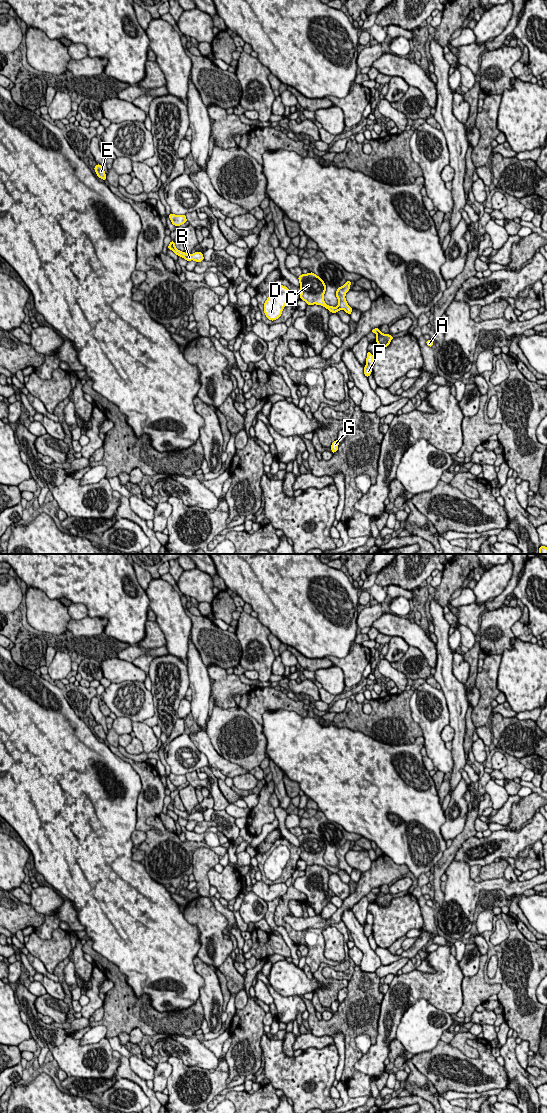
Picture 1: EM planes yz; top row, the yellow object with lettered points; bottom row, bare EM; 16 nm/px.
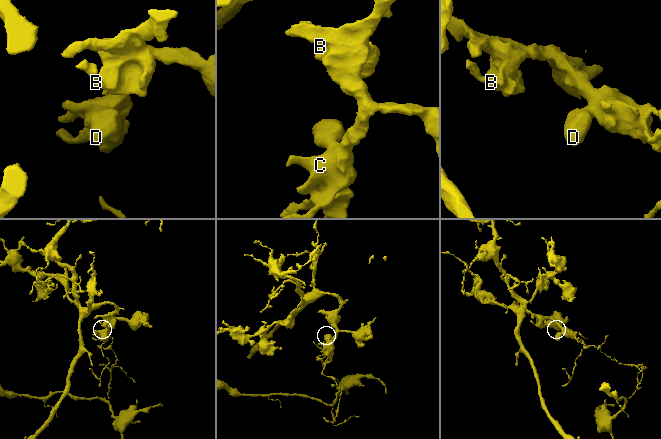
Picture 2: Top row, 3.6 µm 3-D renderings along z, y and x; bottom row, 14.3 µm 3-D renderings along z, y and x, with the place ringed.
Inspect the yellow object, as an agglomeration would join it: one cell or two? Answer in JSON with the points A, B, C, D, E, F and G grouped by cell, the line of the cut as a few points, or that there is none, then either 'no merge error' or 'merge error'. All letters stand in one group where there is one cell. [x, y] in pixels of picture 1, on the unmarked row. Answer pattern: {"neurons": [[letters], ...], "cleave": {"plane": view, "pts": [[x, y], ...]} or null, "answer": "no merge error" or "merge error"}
{"neurons": [["A", "F", "G"], ["B", "C", "D", "E"]], "cleave": {"plane": "yz", "pts": [[379, 891], [376, 894]]}, "answer": "merge error"}

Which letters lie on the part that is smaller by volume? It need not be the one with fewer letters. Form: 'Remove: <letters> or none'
Remove: A, F, G

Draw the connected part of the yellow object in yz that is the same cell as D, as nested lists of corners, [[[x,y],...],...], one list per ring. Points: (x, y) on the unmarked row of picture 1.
[[[283,845],[276,847],[264,863],[265,876],[274,881],[278,879],[290,857],[290,850]]]

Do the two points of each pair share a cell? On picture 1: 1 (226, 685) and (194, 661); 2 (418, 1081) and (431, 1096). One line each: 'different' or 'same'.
1: different
2: same

